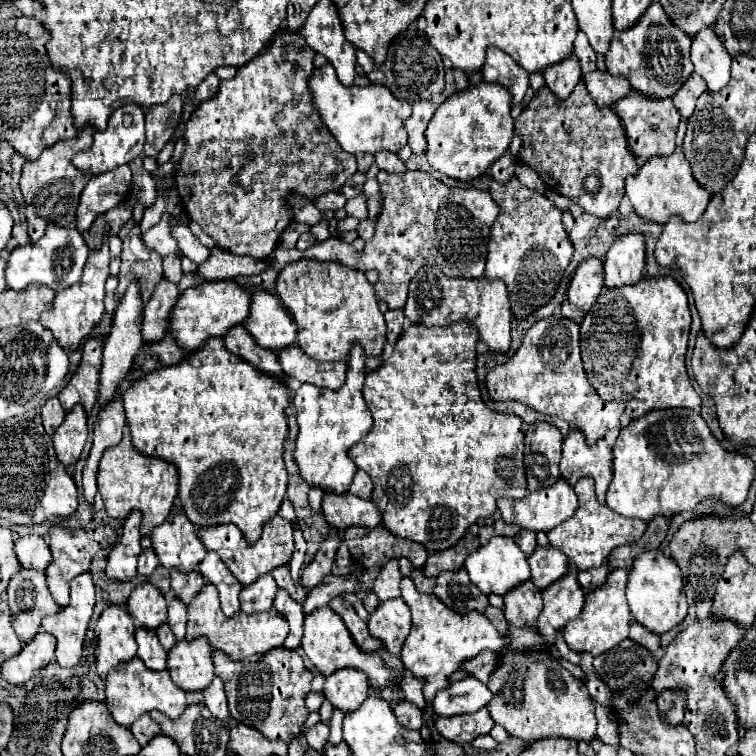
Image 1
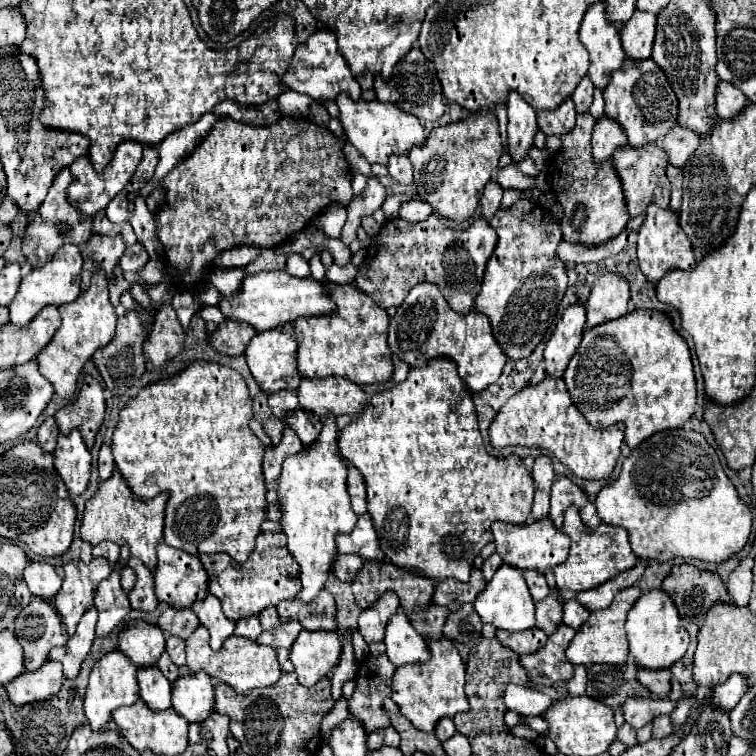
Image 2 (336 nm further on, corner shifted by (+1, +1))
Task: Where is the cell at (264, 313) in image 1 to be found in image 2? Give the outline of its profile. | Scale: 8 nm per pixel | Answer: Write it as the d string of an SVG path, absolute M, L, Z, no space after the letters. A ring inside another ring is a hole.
M286 323L282 327L258 333L248 349L246 349L246 361L252 371L252 377L260 385L264 393L278 393L282 389L296 389L300 385L300 375L296 375L296 339L294 339L294 327L292 323Z

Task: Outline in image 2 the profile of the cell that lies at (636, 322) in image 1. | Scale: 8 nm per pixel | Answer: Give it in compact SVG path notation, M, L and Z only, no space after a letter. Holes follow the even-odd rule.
M632 311L612 323L584 331L582 343L564 373L576 409L592 427L626 425L626 445L636 449L644 439L666 429L680 429L696 405L696 381L686 341L660 311Z

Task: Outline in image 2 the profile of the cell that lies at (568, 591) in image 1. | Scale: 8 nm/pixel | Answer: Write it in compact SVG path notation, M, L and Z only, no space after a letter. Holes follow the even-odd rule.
M560 625L556 633L548 637L544 649L536 651L536 655L522 655L520 661L524 663L532 683L542 687L552 687L556 681L570 681L574 675L574 667L568 663L564 651L570 645L576 631L572 627Z

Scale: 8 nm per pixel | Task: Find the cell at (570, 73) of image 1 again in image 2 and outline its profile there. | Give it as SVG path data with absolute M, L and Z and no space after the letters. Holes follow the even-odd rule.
M572 99L558 107L556 111L538 111L538 127L544 135L564 135L574 129L576 109Z

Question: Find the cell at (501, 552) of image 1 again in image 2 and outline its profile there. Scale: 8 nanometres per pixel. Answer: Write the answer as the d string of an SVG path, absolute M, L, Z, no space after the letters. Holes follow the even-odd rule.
M502 565L496 571L494 579L486 585L482 595L476 599L474 607L476 607L476 613L480 615L482 623L490 623L496 629L514 633L514 631L526 631L526 629L536 627L534 603L532 603L532 595L528 595L524 575L520 575L520 571L512 571L512 567L508 567L508 565Z

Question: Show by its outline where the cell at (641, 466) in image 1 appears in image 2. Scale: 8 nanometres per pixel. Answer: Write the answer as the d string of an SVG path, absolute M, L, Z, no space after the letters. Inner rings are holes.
M692 429L662 431L646 439L630 453L630 457L624 459L620 477L598 493L594 505L602 523L628 531L632 551L638 559L656 563L666 563L680 557L686 561L698 559L720 565L744 549L752 525L750 509L744 505L744 501L738 497L738 491L726 477L716 449Z

